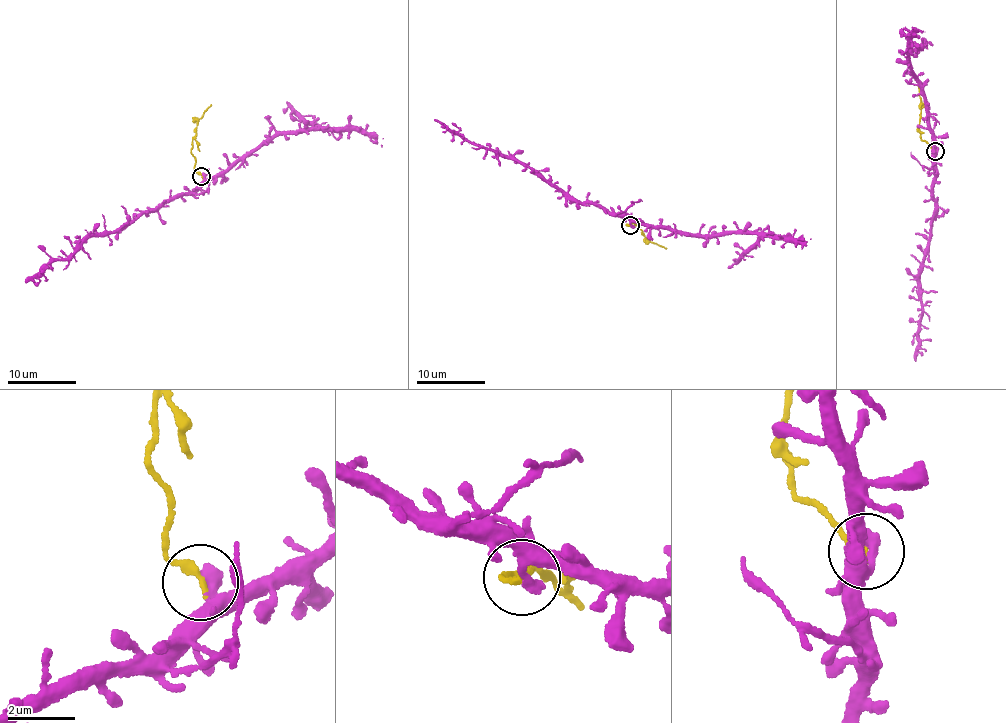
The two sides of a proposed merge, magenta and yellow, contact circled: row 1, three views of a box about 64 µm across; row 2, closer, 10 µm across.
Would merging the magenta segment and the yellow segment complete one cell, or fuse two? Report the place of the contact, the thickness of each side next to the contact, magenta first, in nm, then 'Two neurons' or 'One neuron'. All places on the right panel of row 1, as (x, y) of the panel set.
Place: (935, 151). Thickness 360 nm (magenta) against 200 nm. Two neurons

